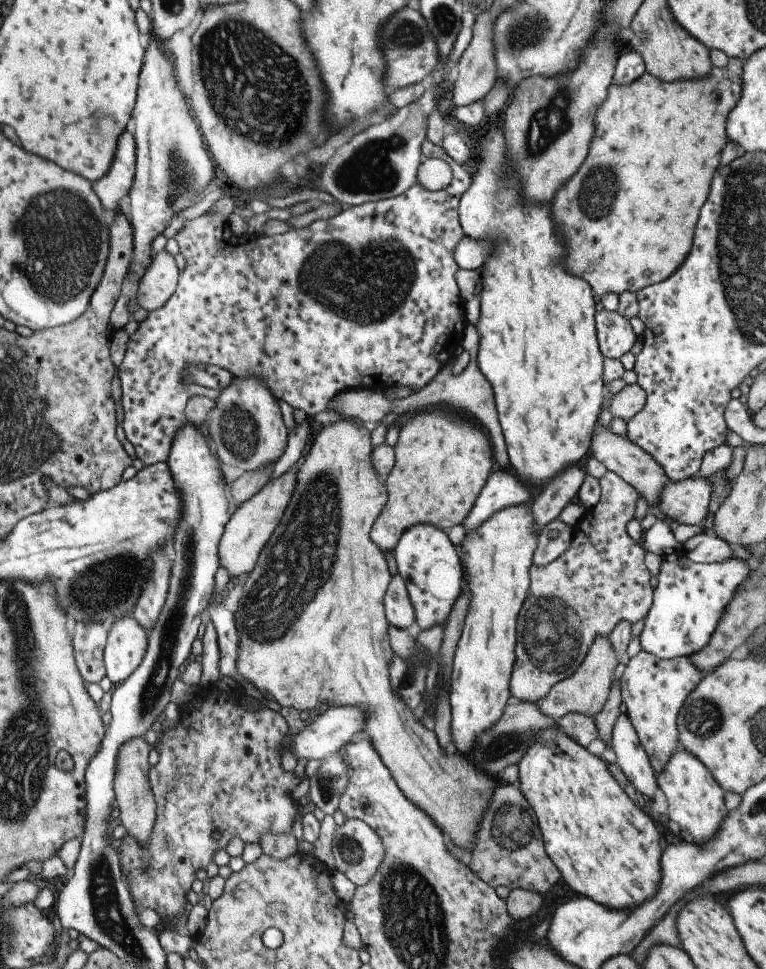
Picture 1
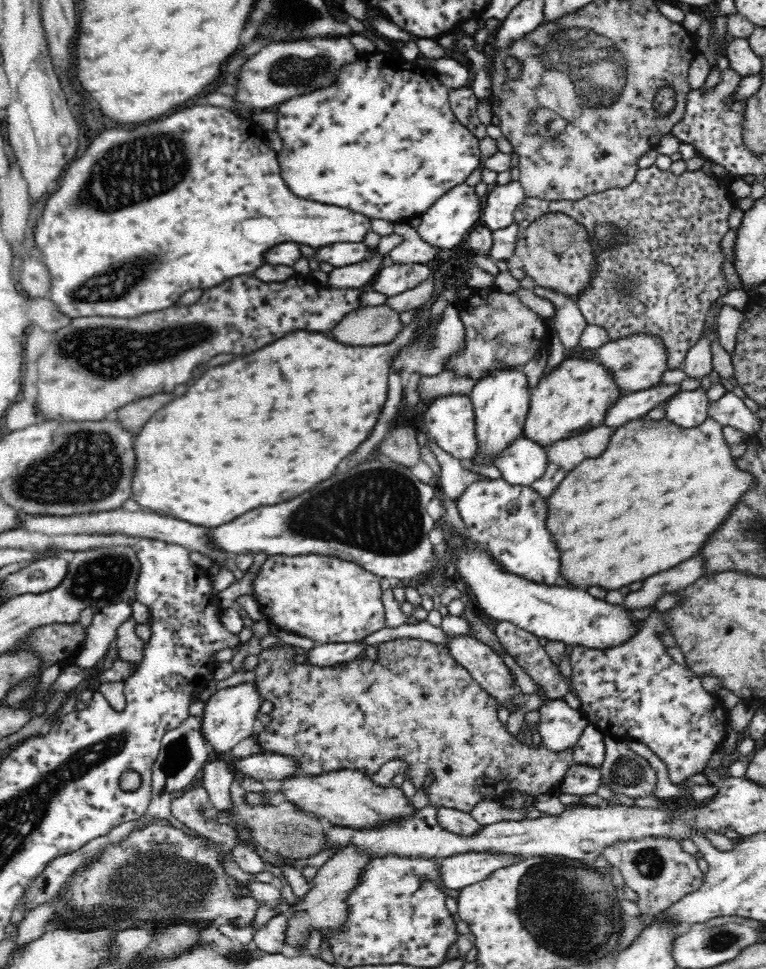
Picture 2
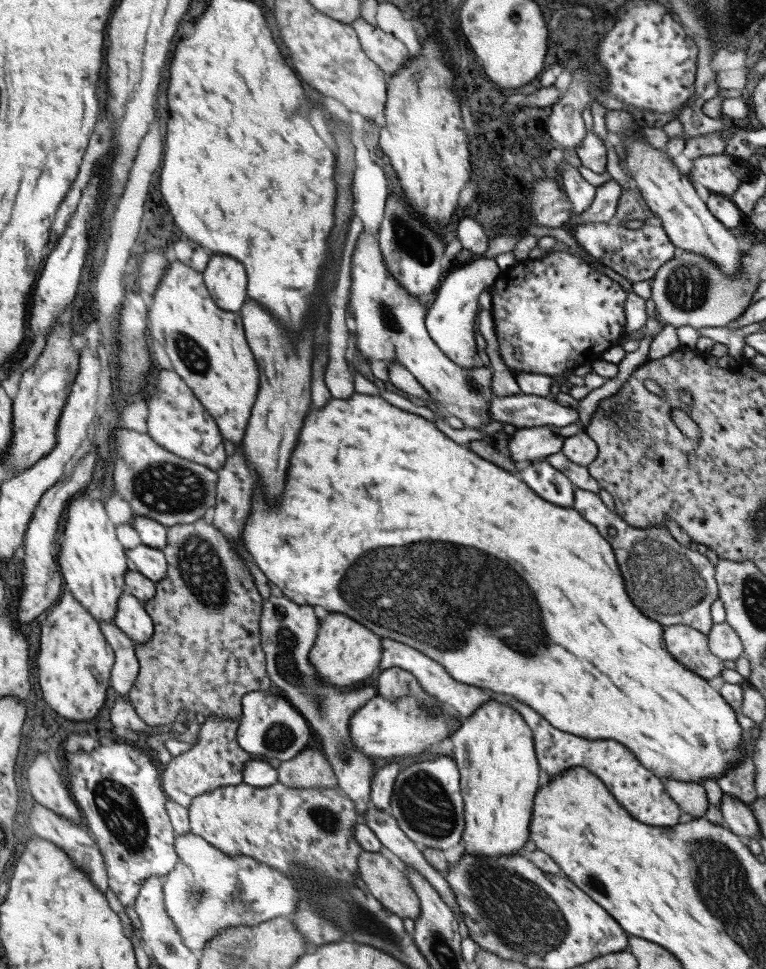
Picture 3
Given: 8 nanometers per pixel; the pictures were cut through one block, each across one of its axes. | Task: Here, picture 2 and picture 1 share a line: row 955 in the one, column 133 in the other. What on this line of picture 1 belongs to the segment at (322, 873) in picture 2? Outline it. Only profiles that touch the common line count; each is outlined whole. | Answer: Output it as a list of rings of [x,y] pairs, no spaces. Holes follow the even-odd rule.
[[[159,252],[137,282],[139,286],[135,288],[133,296],[135,306],[141,306],[147,312],[163,308],[163,304],[173,296],[177,282],[179,270],[175,268],[173,256],[169,256],[167,252]]]

